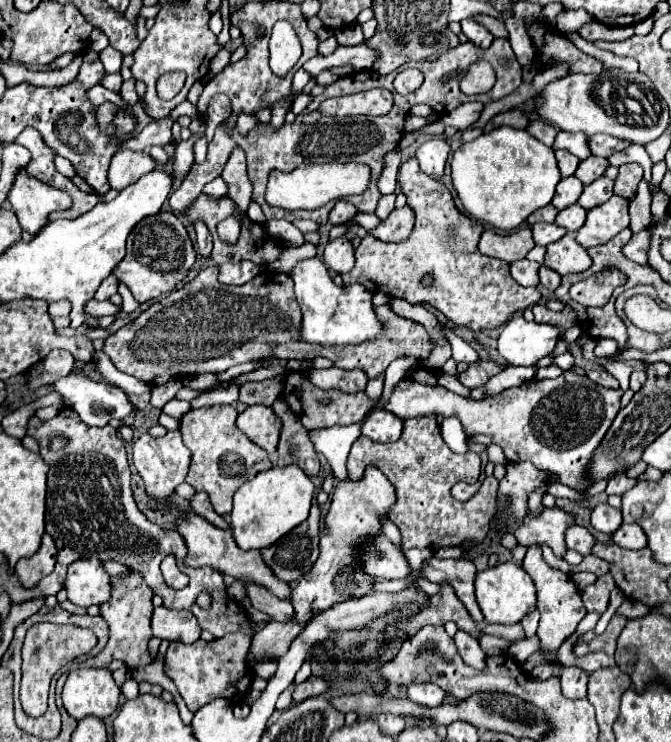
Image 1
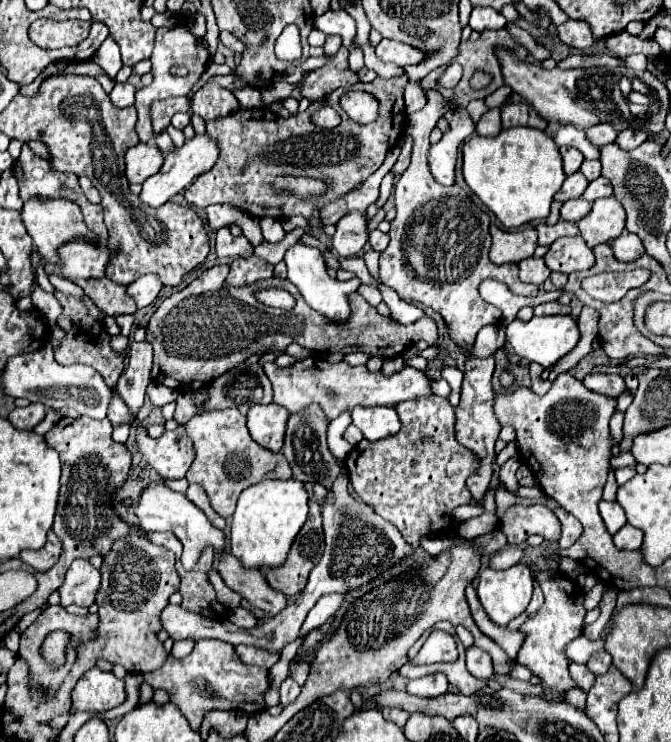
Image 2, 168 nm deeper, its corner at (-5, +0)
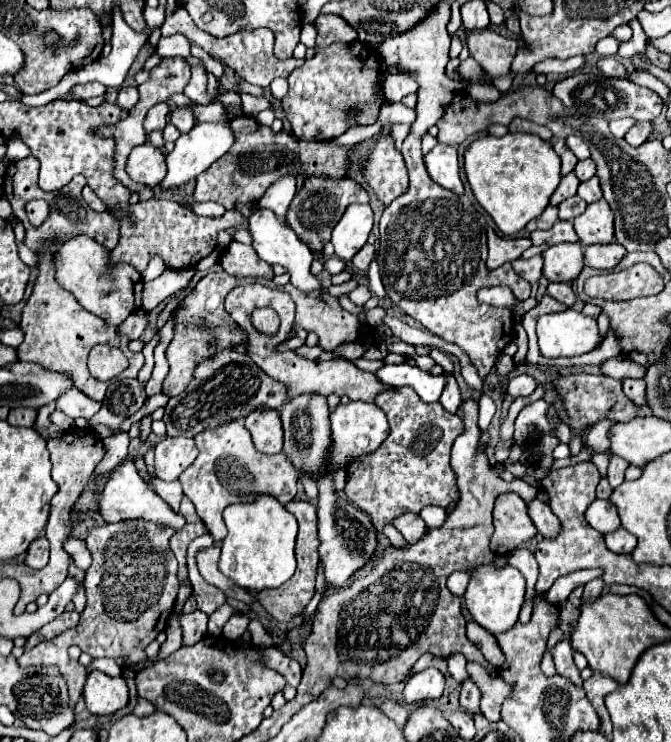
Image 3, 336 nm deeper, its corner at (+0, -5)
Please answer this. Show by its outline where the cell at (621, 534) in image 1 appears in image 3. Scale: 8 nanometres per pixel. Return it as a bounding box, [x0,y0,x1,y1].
[604,528,636,554]

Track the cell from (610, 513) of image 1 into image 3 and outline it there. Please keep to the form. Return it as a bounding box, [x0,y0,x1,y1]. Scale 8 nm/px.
[586,498,620,534]

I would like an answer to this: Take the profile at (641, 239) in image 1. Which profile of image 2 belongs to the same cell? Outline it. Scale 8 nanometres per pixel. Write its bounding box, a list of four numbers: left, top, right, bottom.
[611,233,645,261]

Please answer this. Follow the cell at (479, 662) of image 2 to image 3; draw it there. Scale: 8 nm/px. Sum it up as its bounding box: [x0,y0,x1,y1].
[460,678,480,714]

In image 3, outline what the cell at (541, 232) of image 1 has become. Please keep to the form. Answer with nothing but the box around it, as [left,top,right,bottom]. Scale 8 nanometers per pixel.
[530,220,578,246]

